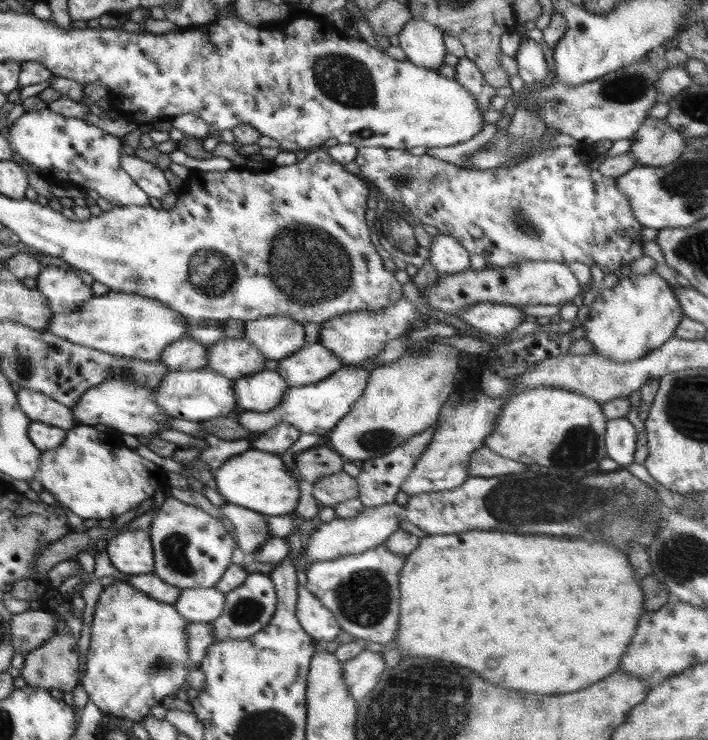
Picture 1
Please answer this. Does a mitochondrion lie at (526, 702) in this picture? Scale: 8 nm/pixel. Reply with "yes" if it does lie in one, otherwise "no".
no

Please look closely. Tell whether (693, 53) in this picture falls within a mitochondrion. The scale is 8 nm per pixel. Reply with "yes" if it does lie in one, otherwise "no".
no

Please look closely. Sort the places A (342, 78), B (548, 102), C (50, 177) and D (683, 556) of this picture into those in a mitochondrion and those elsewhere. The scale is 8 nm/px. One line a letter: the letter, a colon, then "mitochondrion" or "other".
A: mitochondrion
B: mitochondrion
C: other
D: mitochondrion

